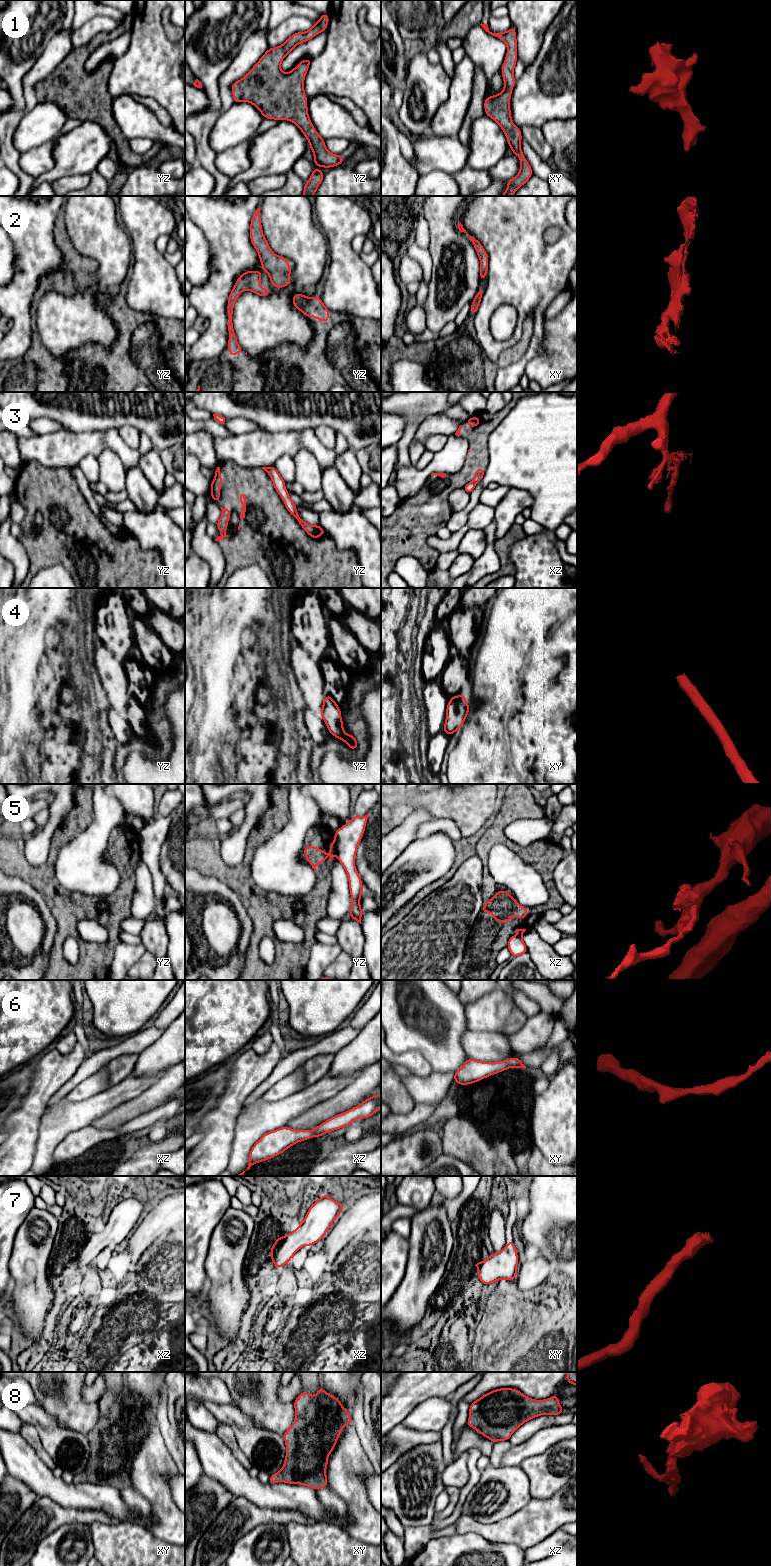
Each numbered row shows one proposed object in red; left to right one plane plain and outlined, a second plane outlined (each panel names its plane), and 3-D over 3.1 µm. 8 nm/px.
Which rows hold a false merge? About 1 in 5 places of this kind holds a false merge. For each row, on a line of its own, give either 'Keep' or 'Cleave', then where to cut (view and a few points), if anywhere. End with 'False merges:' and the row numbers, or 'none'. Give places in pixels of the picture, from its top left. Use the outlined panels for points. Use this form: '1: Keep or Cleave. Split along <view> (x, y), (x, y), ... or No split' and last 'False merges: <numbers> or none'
1: Keep. No split
2: Keep. No split
3: Cleave. Split along xz (471, 481), (475, 483)
4: Keep. No split
5: Cleave. Split along yz (334, 842), (337, 853)
6: Keep. No split
7: Keep. No split
8: Keep. No split
False merges: 3, 5

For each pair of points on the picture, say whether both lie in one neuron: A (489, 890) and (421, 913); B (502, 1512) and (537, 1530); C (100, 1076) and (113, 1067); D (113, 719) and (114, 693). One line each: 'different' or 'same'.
A: different
B: different
C: different
D: different

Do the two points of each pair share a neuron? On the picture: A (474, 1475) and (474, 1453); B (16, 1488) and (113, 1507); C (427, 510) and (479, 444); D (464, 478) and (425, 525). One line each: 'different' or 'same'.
A: same
B: different
C: same
D: same

